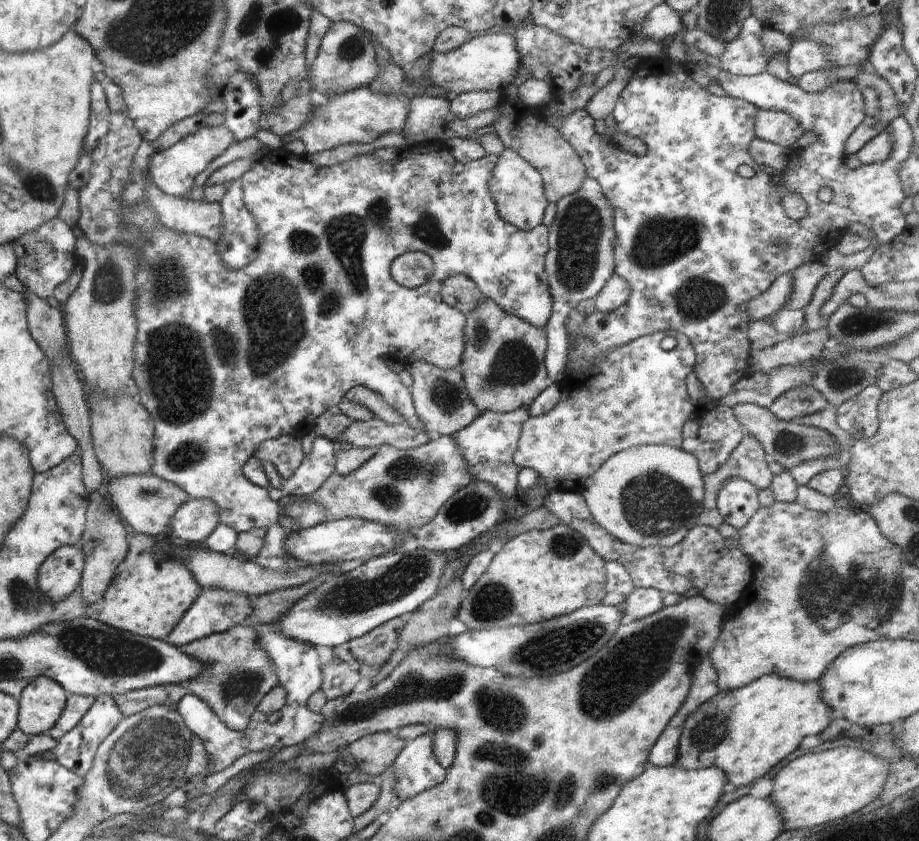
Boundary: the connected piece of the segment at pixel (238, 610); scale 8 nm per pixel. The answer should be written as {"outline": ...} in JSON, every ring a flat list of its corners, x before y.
{"outline":[[219,588,202,589,199,597,184,613,180,622,170,631,166,642,179,649,181,646,195,640,206,638,214,633,227,631,236,625,245,624,250,611,251,604,249,599,239,593]]}

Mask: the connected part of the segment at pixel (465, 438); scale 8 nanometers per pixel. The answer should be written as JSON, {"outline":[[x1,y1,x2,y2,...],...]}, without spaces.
{"outline":[[524,407,507,413,486,411,476,417,467,427,454,434,474,480,488,481,494,485,504,501,519,493,528,493,541,482,536,471,528,467,519,468,513,461,519,434,527,417,528,409]]}

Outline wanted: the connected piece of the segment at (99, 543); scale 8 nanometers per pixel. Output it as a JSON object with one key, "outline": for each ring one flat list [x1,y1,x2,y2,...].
{"outline":[[91,494,91,504,86,512,86,530,83,532,84,544,80,546,86,556,86,566,83,568,82,586,79,588,86,604,101,602,106,592,114,571,128,554,128,540,126,540,126,528,120,522,118,514,110,508,110,504,98,494]]}

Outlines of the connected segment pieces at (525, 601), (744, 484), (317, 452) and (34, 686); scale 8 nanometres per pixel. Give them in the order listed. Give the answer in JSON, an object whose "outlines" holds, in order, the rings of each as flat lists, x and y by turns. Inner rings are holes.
{"outlines":[[[558,524,549,529,526,531,504,542,502,550,493,556,482,576,462,596,457,618,469,630,522,626,547,621,602,602,606,586,605,574,605,560,597,556,588,541,570,526],[596,582,599,583,599,592,594,596,588,596,586,588,594,586]],[[742,477,727,478,717,494,717,509,723,522,740,530,760,508,759,490]],[[315,440,312,452,304,456,294,474,282,481,281,490,286,499,307,496,316,492,335,472,334,441]],[[44,675,29,681,19,700,18,728,31,737,50,730,64,710,64,689,59,681]]]}

